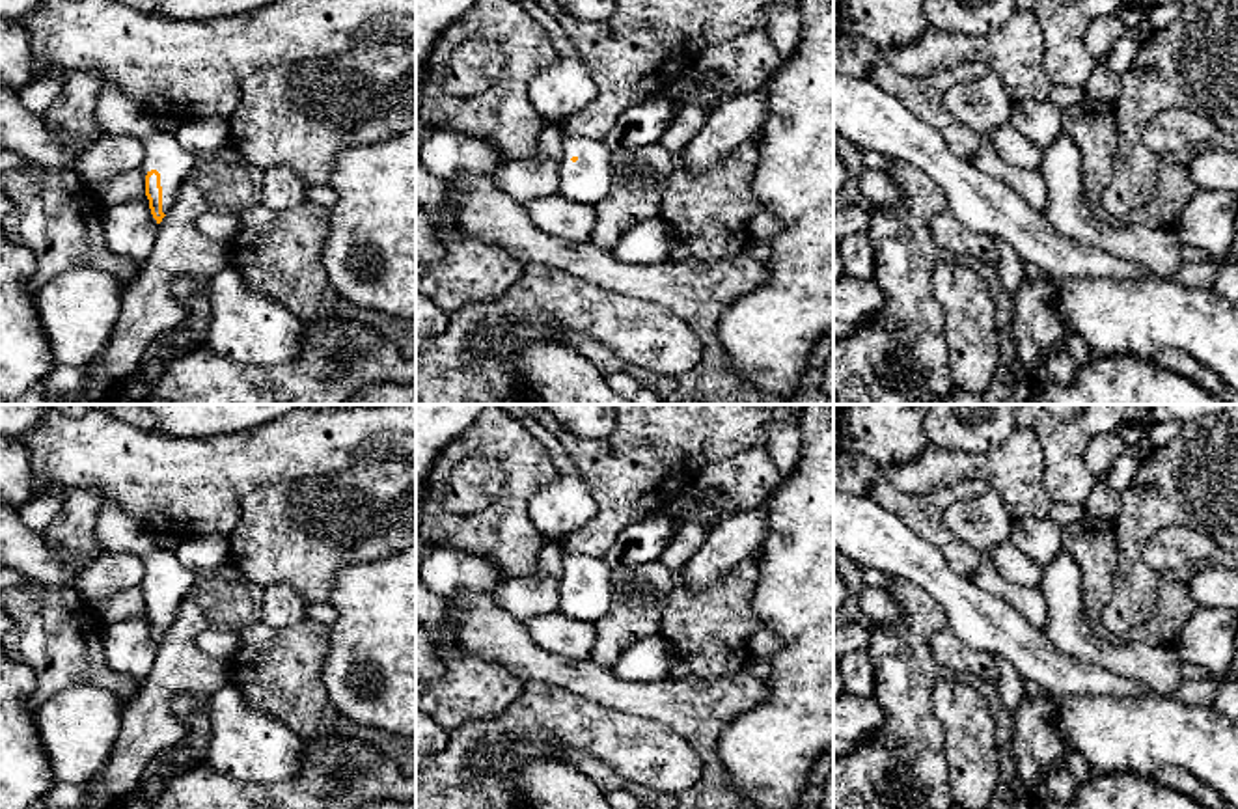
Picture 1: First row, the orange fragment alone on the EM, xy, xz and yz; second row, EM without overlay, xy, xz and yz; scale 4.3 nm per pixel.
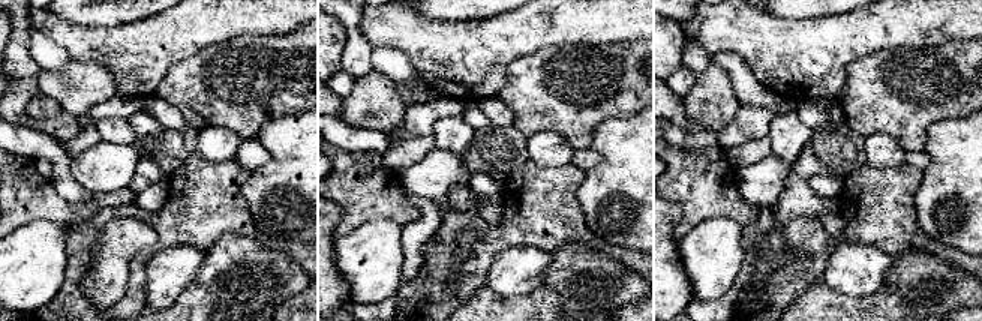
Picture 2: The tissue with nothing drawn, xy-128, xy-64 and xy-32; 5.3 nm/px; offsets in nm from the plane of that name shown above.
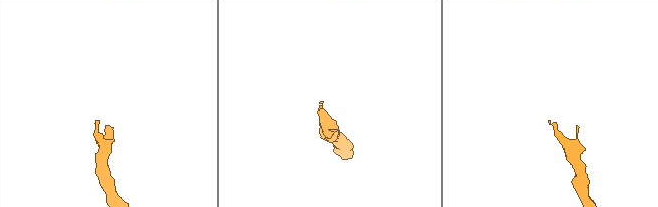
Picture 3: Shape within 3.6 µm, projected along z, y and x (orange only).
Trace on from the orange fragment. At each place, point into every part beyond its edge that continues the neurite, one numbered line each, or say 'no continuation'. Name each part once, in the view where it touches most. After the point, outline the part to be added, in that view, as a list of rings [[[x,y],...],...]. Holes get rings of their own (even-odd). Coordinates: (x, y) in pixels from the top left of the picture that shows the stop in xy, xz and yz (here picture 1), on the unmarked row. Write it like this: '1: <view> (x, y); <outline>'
1: xy (114, 530); [[[101,490],[88,492],[101,503],[95,522],[97,546],[101,552],[129,552],[142,559],[142,578],[138,585],[144,596],[151,587],[160,591],[162,630],[168,632],[196,574],[179,561],[175,550],[158,544],[158,535],[147,524],[127,514]]]

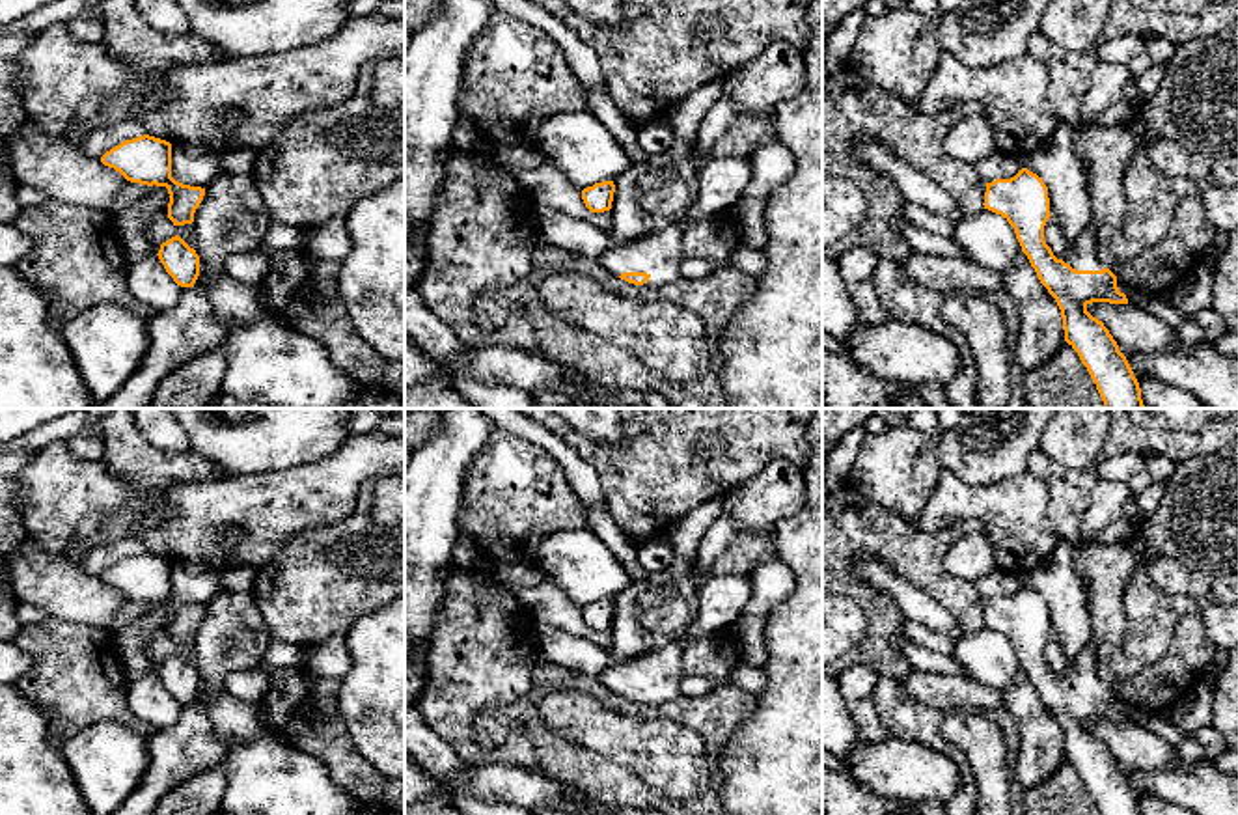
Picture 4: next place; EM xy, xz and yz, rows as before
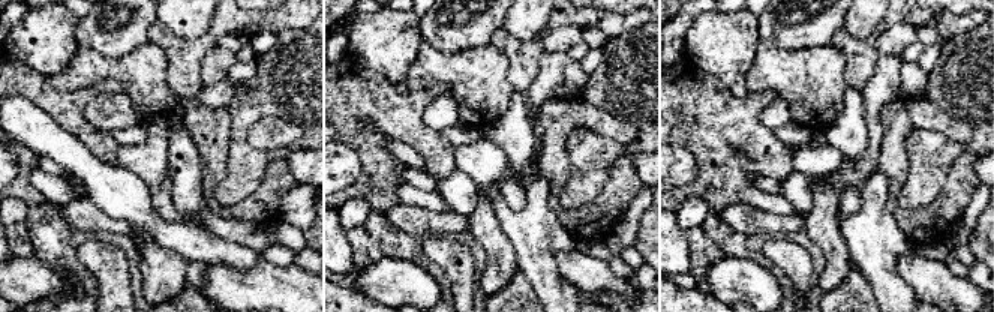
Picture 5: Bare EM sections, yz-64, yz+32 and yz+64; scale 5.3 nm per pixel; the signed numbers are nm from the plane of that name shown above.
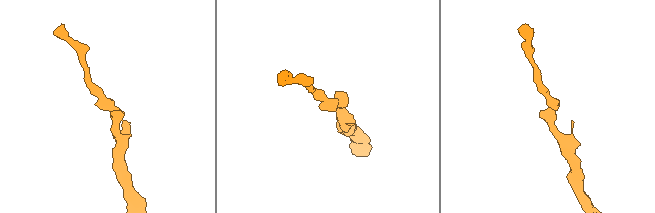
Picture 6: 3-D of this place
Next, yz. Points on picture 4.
1: yz (1084, 674); [[[1091,642],[1074,660],[1072,670],[1065,681],[1068,681],[1076,688],[1102,688],[1104,681],[1098,675],[1100,662],[1096,655],[1096,647]]]

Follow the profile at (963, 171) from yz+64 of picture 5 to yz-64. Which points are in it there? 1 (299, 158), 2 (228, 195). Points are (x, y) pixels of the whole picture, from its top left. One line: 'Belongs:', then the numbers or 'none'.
Belongs: none

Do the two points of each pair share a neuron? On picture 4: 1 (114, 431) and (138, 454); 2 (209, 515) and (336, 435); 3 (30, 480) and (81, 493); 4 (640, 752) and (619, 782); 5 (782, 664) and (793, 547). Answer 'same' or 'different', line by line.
1: same
2: different
3: same
4: different
5: same

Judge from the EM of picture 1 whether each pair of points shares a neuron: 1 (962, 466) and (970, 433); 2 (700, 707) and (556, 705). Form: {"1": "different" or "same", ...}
{"1": "different", "2": "different"}

